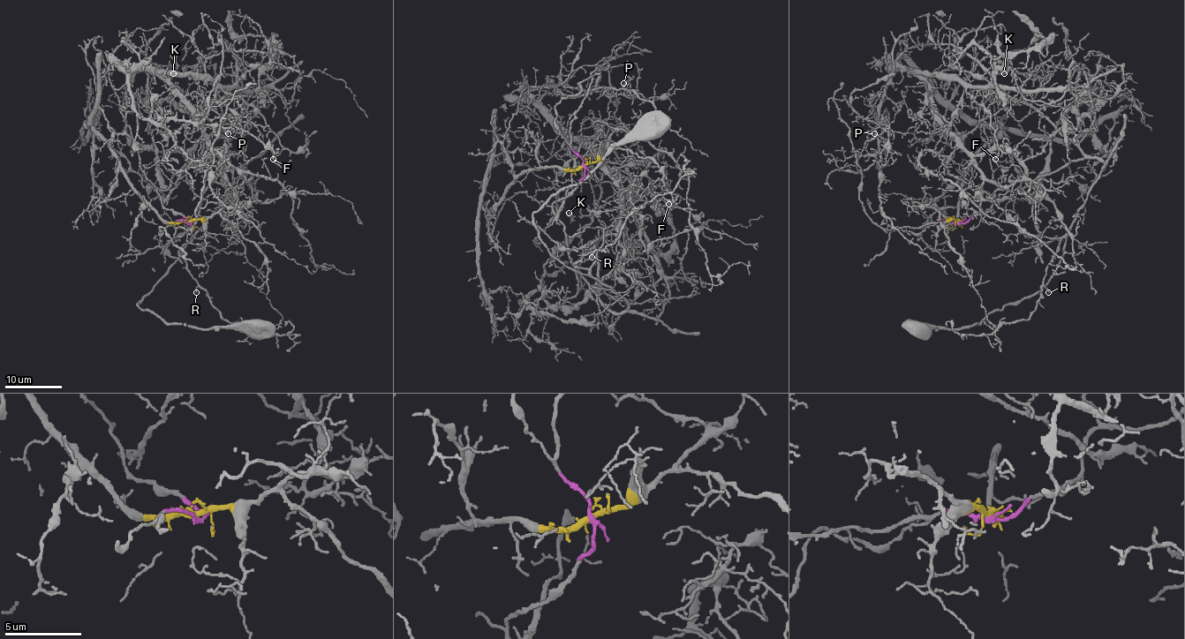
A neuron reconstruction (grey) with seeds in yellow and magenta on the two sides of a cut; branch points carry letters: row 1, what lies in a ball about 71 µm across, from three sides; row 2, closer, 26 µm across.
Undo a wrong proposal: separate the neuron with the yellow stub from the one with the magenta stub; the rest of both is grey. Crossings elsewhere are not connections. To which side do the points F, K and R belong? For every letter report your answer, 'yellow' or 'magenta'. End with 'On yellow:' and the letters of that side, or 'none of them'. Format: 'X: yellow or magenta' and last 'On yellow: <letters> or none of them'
F: yellow
K: yellow
R: magenta
On yellow: F, K

